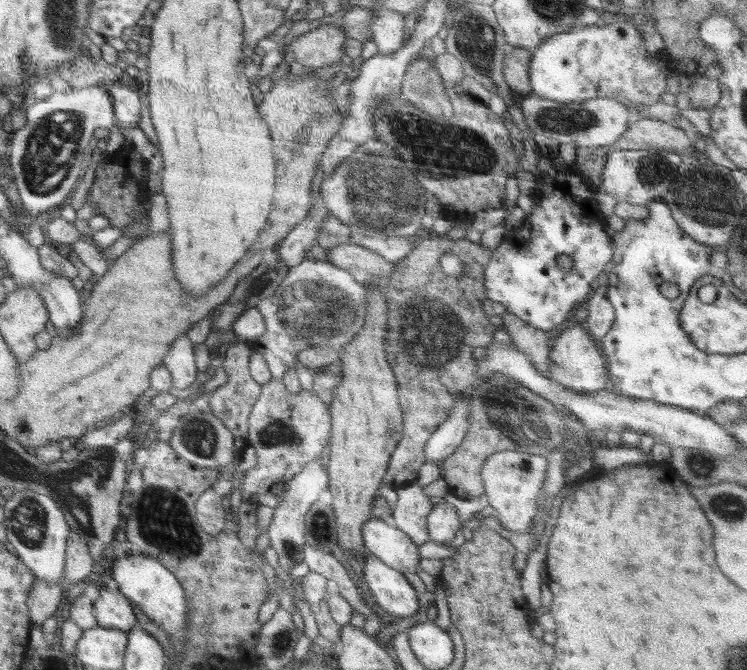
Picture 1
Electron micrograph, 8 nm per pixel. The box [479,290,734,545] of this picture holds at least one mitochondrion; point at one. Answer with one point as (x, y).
(699, 465)

